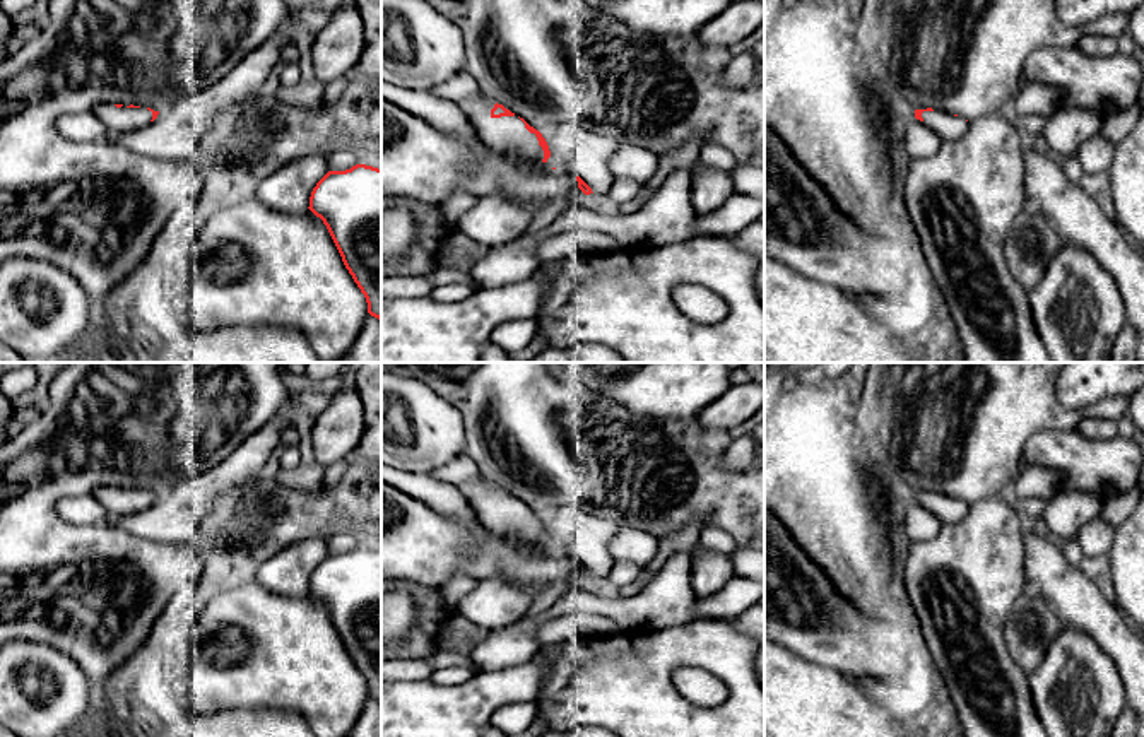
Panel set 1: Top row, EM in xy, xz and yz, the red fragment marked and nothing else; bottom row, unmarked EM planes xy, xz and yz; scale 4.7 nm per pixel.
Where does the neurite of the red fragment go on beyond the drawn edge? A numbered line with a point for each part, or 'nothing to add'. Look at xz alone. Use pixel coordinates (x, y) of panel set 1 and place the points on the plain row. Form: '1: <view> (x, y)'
1: xz (507, 517)

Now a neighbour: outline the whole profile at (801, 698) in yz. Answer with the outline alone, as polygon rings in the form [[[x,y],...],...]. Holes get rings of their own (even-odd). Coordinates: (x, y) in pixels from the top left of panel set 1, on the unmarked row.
[[[764,638],[764,737],[910,737],[893,711],[867,698],[846,675],[807,662]]]

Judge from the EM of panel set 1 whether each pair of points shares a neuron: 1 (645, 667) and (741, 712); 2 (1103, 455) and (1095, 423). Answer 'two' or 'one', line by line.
1: one
2: two

